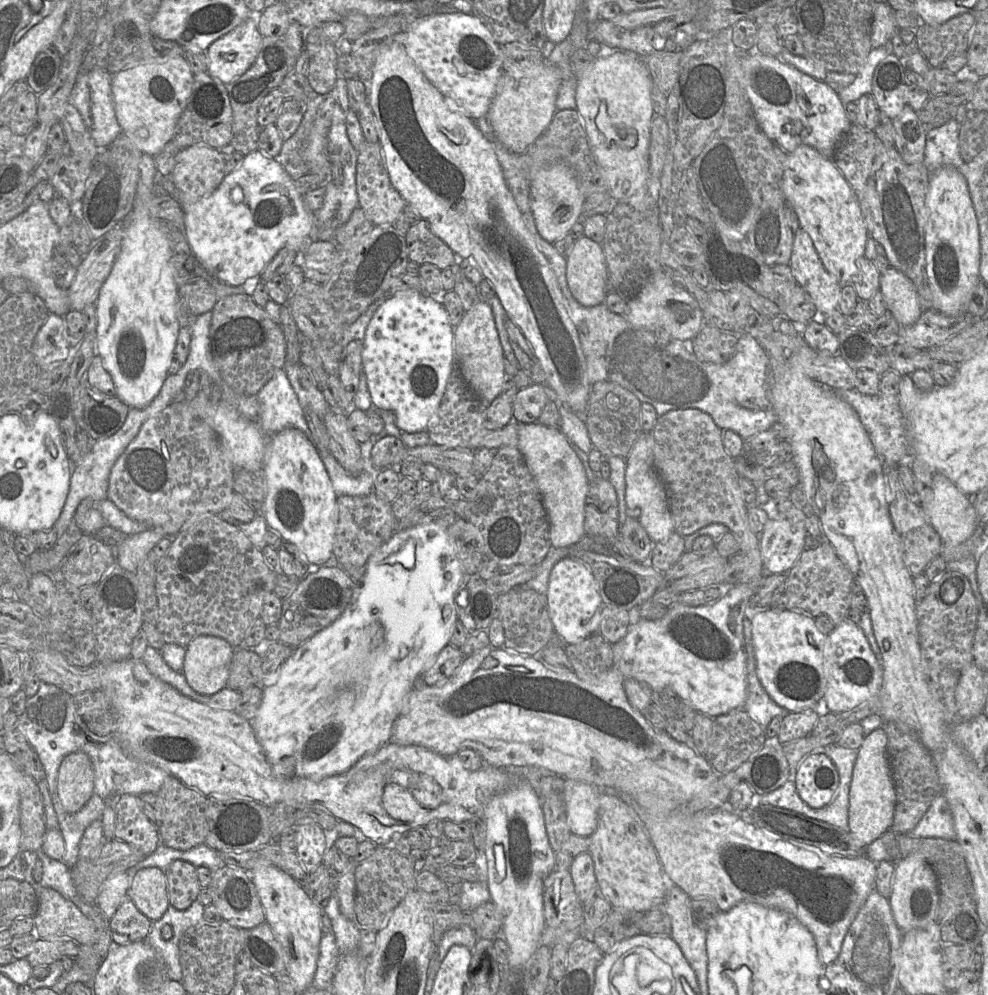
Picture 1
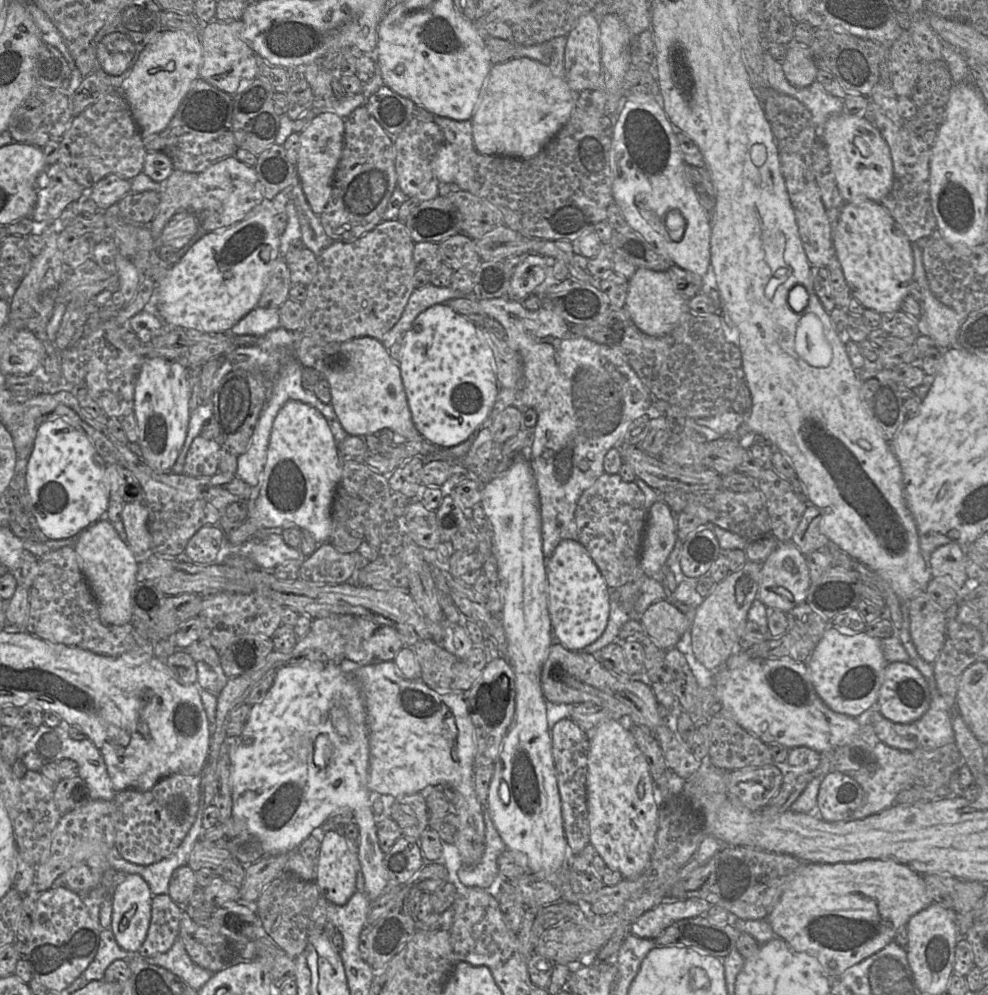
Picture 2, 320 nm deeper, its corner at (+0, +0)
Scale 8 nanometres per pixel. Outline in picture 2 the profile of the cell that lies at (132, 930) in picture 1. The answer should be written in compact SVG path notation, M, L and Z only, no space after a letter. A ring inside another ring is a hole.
M168 894L155 895L152 899L151 922L147 936L138 953L144 958L165 953L179 937L180 925L186 912Z

